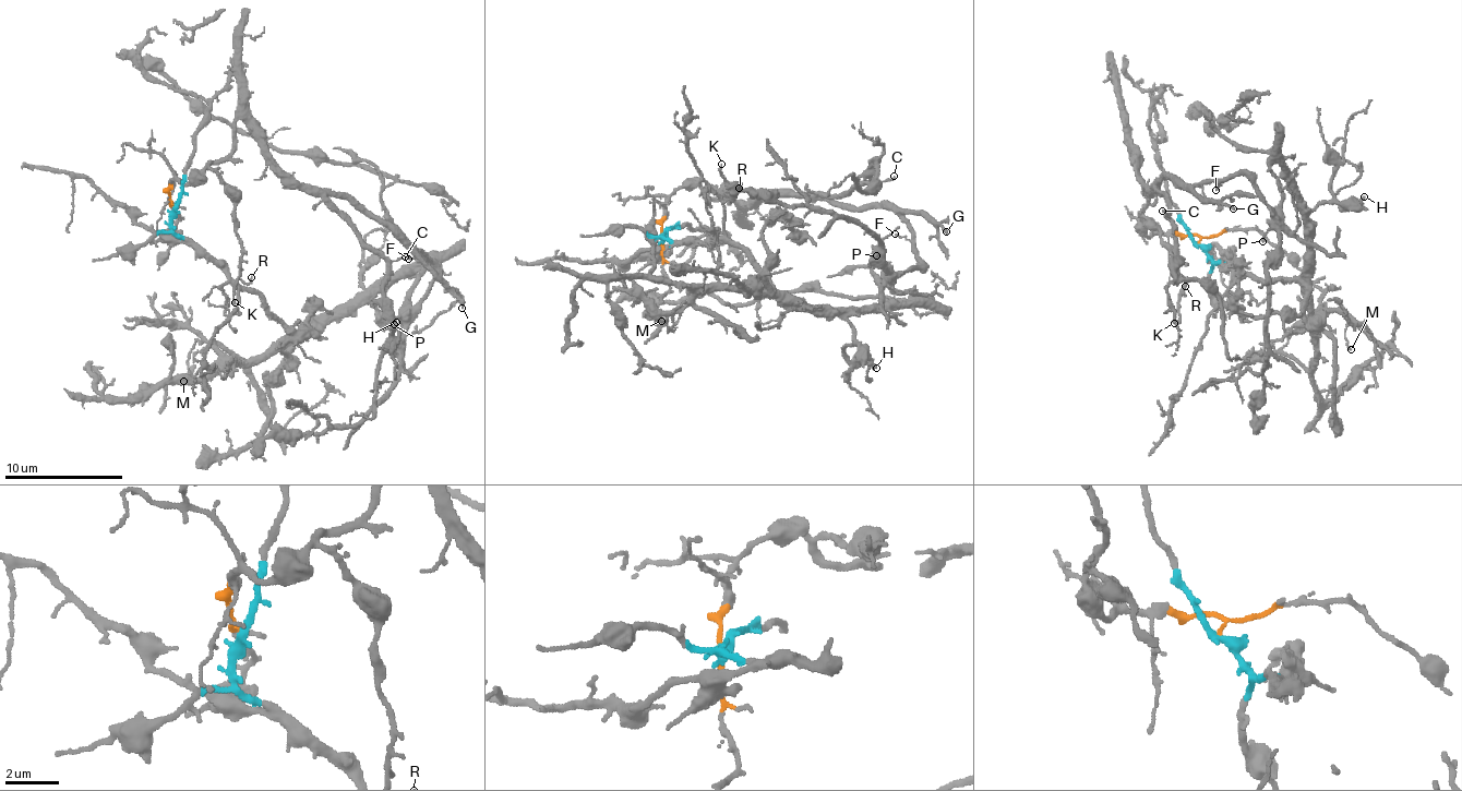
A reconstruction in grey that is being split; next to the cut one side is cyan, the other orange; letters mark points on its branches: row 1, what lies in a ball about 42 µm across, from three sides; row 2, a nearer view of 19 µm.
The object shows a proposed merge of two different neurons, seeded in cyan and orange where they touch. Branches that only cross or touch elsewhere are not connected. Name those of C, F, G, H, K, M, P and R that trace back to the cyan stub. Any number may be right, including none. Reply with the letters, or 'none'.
H, M, P

